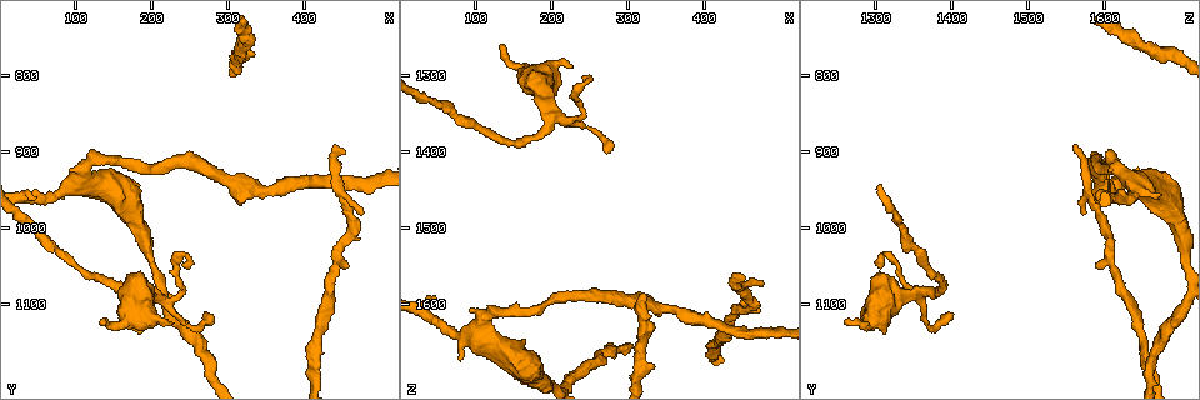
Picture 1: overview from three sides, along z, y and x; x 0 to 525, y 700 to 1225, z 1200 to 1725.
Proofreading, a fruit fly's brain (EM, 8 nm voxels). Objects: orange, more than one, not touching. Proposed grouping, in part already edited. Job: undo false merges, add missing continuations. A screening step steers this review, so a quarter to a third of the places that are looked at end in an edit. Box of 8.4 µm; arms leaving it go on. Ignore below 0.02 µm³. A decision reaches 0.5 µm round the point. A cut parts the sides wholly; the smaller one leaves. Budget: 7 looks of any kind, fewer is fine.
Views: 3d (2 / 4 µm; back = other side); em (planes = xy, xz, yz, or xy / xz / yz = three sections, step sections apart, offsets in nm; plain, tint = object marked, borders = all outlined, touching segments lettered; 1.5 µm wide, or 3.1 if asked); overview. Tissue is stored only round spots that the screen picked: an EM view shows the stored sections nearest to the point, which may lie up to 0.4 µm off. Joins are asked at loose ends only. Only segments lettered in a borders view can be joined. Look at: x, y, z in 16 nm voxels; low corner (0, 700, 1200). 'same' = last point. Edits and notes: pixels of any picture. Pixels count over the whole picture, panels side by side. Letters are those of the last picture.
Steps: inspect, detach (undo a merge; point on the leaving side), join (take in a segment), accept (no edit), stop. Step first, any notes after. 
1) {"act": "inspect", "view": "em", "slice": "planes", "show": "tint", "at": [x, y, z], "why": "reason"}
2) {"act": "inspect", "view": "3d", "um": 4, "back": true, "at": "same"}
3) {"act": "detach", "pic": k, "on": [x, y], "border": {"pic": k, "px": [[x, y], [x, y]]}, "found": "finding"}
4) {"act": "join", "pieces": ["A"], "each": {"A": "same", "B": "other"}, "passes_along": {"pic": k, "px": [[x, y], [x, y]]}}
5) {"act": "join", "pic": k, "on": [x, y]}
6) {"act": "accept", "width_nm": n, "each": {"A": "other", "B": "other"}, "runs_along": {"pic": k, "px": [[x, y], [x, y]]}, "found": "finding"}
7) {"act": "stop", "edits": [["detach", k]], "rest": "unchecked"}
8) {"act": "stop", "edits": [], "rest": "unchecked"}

{"act": "inspect", "view": "3d", "um": 2, "at": [130, 1120, 1255], "why": "branch stops here"}

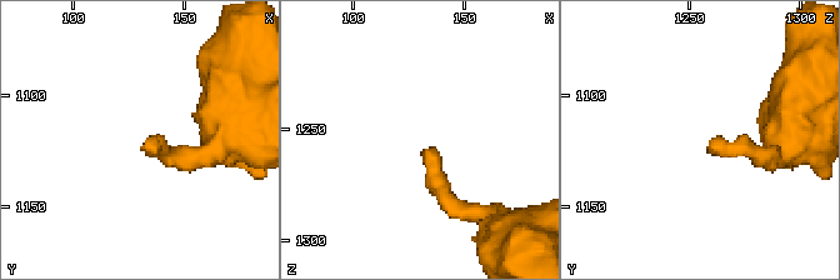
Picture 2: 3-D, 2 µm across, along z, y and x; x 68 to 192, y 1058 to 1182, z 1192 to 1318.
{"act": "inspect", "view": "em", "slice": "yz", "step": 8, "show": "borders", "at": [134, 1121, 1260]}

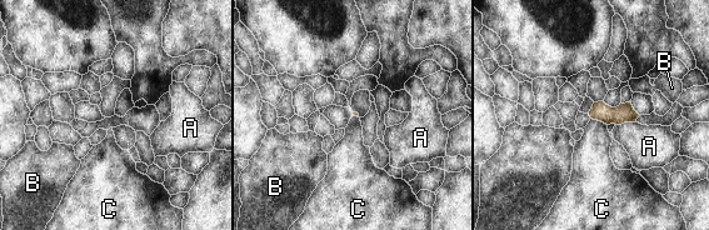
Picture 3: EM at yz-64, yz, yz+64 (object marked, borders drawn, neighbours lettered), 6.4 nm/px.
{"act": "accept", "each": {"A": "other", "B": "other", "C": "other"}, "found": "no lettered segment goes on from it"}

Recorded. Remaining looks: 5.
{"act": "inspect", "view": "3d", "um": 4, "at": [280, 1115, 1400], "why": "free end"}

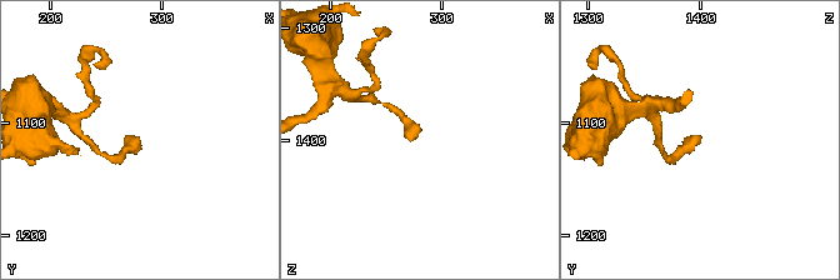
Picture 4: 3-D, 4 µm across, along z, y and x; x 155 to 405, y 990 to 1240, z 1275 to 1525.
{"act": "inspect", "view": "em", "slice": "planes", "show": "borders", "at": [276, 1114, 1400]}

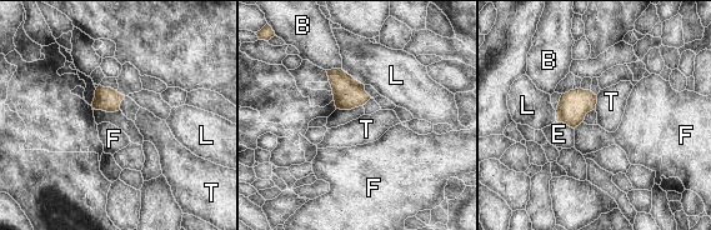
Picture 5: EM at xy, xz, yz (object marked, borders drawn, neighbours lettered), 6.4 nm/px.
{"act": "accept", "each": {"B": "other", "E": "other", "F": "other", "L": "other", "T": "other"}, "border": {"pic": 5, "px": [[597, 95], [597, 103], [594, 109]]}, "found": "none of them fits"}

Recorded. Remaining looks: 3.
{"act": "inspect", "view": "em", "slice": "xy", "step": 4, "show": "tint", "at": [440, 890, 1560], "why": "free end"}

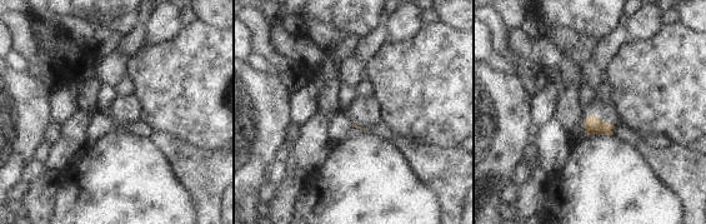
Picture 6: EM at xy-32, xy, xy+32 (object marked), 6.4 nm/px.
{"act": "inspect", "view": "em", "slice": "planes", "show": "borders", "at": "same", "why": "another direction"}

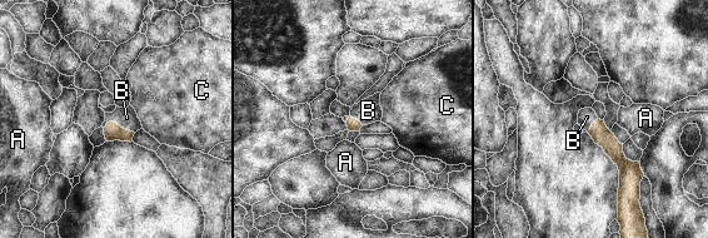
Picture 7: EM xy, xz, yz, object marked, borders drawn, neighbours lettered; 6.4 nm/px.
{"act": "join", "pieces": ["B"], "longest_contact_nm": ["B", 200], "each": {"A": "other", "B": "same", "C": "other"}, "found": "it goes on there"}

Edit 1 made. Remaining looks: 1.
{"act": "stop", "edits": [["join", 7]], "rest": "unchecked"}

